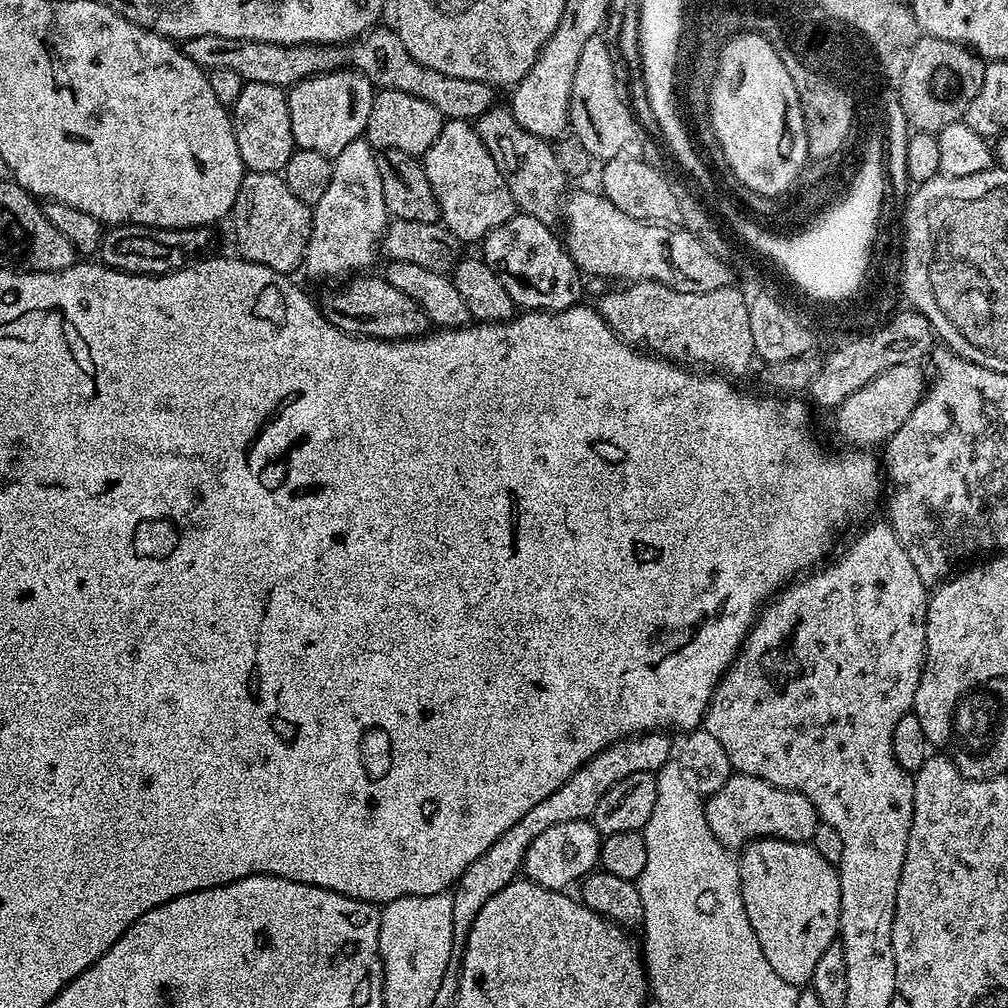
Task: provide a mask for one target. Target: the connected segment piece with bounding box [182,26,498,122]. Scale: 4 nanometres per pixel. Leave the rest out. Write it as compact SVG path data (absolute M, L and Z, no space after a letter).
M373 27L349 44L275 44L246 38L222 38L218 34L198 34L183 41L182 47L186 58L190 58L194 66L205 70L231 70L246 82L266 82L285 90L311 76L339 72L341 68L349 67L363 72L364 77L377 89L402 90L430 102L430 106L441 112L445 120L475 122L479 116L486 114L488 108L493 107L495 100L492 99L498 93L493 85L470 78L452 77L422 66L413 58L410 50L402 46L402 38L395 30L380 27Z

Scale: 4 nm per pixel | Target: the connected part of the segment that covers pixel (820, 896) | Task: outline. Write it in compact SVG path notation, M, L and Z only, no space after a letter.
M766 836L762 840L751 840L750 843L744 845L738 856L738 863L746 918L750 918L750 926L754 926L754 934L758 938L758 946L762 946L762 954L766 958L766 962L770 962L770 966L774 966L774 974L778 974L778 978L782 978L787 984L807 985L814 974L814 966L818 966L818 958L822 958L826 946L834 943L840 931L840 873L837 865L826 862L826 858L822 858L822 854L818 854L818 850L814 850L811 843L798 840L775 840L773 836Z

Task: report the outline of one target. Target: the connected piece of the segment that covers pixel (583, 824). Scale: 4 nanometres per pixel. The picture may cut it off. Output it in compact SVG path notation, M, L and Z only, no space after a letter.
M591 819L558 822L558 826L550 826L550 830L538 834L538 838L530 842L530 850L526 850L524 859L523 875L546 890L562 892L571 889L572 883L575 885L583 881L599 865L601 839L600 831L593 826Z

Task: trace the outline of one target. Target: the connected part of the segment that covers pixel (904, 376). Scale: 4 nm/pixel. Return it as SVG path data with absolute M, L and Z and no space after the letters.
M919 363L894 366L846 397L834 413L839 438L852 448L872 448L897 432L913 413L914 406L926 391L926 379Z

